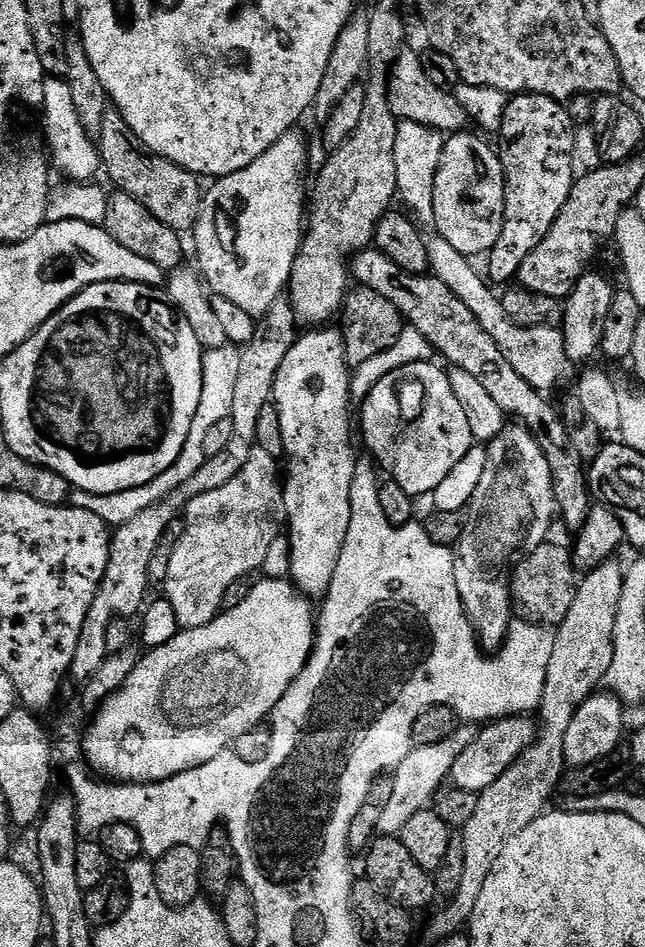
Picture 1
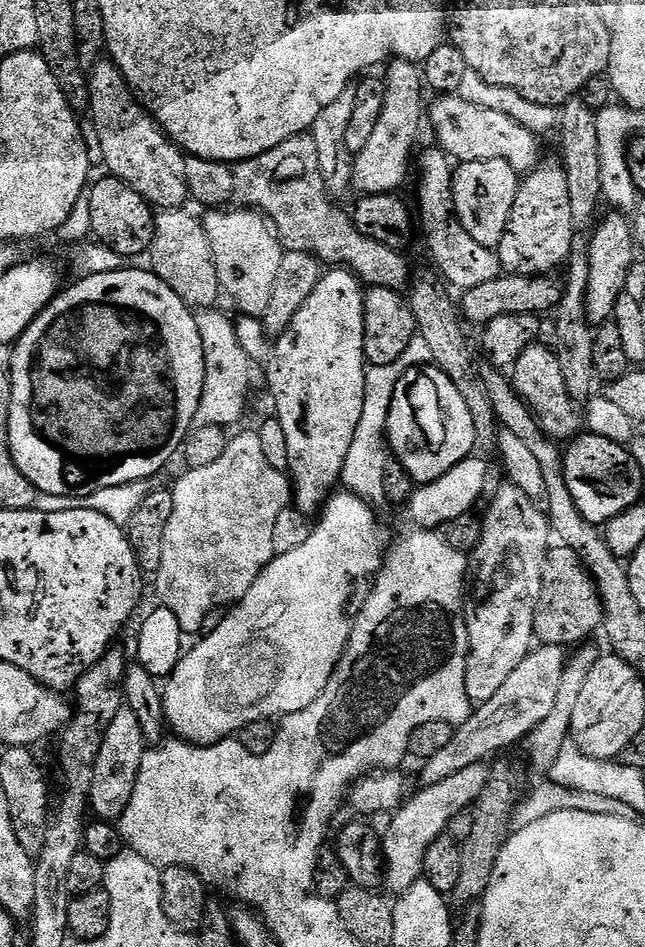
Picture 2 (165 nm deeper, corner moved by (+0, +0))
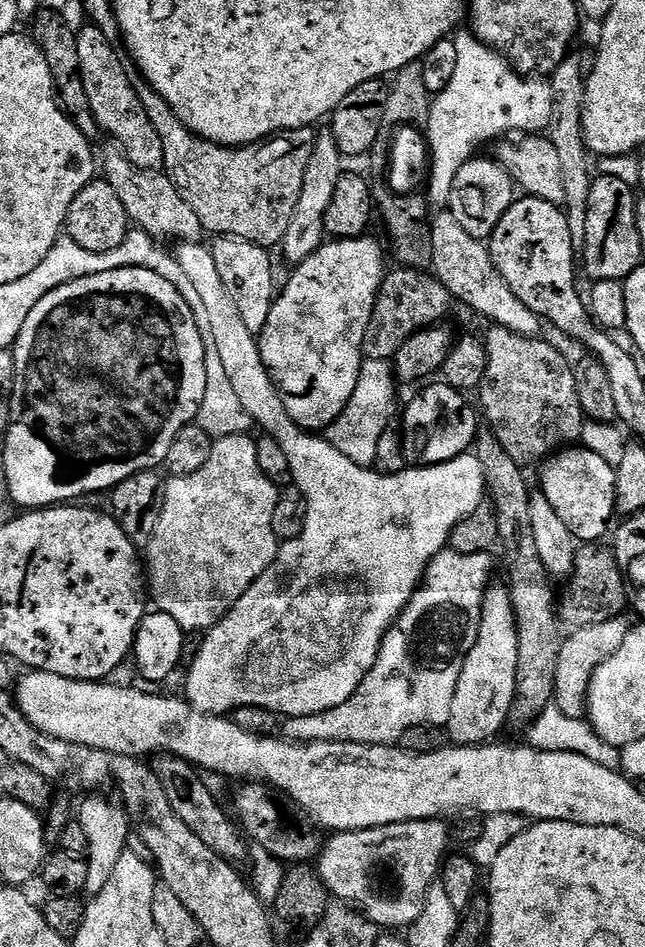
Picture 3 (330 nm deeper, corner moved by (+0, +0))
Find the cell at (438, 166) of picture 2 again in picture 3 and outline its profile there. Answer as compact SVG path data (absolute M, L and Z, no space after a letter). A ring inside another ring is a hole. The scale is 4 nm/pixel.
M440 210L431 217L432 225L432 245L434 254L432 255L431 271L437 280L446 286L446 290L452 296L453 301L465 304L468 308L473 308L480 316L492 320L493 325L510 330L519 336L541 335L540 327L542 321L539 316L530 310L516 295L510 286L498 274L498 270L492 261L492 253L488 250L485 241L475 240L470 234L466 234L465 228L458 223L458 218L454 218L451 210Z

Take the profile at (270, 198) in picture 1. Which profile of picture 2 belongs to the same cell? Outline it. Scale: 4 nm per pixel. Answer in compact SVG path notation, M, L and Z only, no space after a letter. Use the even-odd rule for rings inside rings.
M212 210L202 223L212 247L212 257L220 287L245 316L263 317L270 306L270 290L274 290L274 277L278 275L278 262L282 244L274 235L267 219L255 210Z

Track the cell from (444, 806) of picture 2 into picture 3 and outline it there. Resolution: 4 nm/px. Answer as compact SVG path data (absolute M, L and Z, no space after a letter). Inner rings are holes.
M443 819L411 820L357 832L337 832L323 841L318 857L320 880L337 901L361 909L365 916L382 930L404 930L414 923L428 897L432 884L437 883L450 845L450 828Z

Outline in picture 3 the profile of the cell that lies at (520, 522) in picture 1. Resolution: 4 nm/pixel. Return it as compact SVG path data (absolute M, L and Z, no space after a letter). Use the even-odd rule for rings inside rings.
M493 583L480 601L480 625L474 650L466 654L454 702L450 702L447 739L456 746L483 746L495 741L508 724L516 697L518 678L518 630L512 598L503 583Z

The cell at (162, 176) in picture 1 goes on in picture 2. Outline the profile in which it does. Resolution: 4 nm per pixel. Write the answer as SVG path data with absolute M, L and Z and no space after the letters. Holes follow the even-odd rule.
M100 58L86 72L88 112L102 146L103 167L152 206L179 208L189 199L184 171L186 156L169 140L152 113L129 88L122 70L110 58Z

